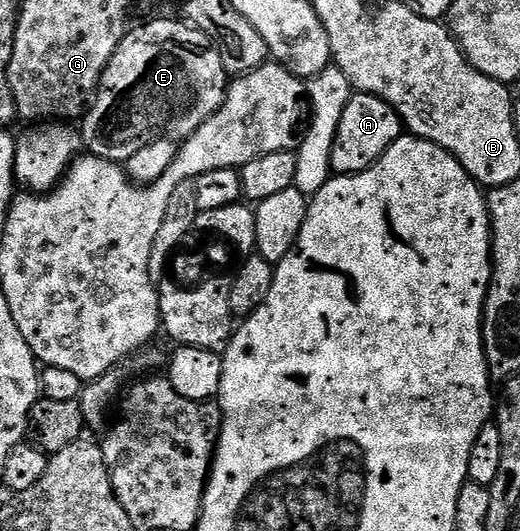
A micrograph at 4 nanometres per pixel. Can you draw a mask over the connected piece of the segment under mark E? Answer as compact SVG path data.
M176 19L132 26L117 45L95 99L81 120L83 146L90 154L126 164L133 153L158 139L188 139L221 109L229 76L219 48L208 35Z

